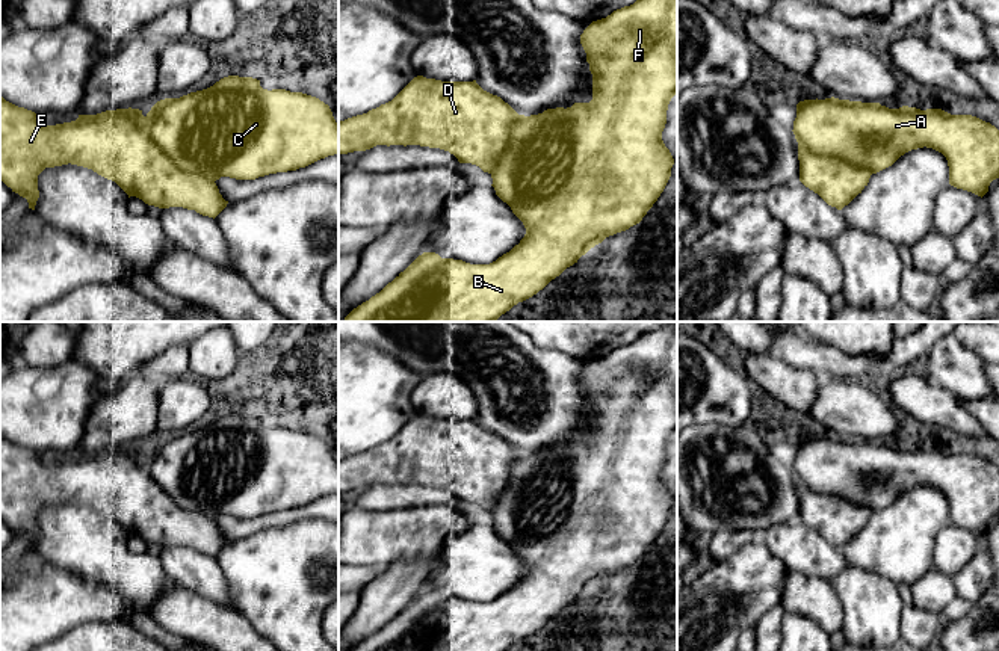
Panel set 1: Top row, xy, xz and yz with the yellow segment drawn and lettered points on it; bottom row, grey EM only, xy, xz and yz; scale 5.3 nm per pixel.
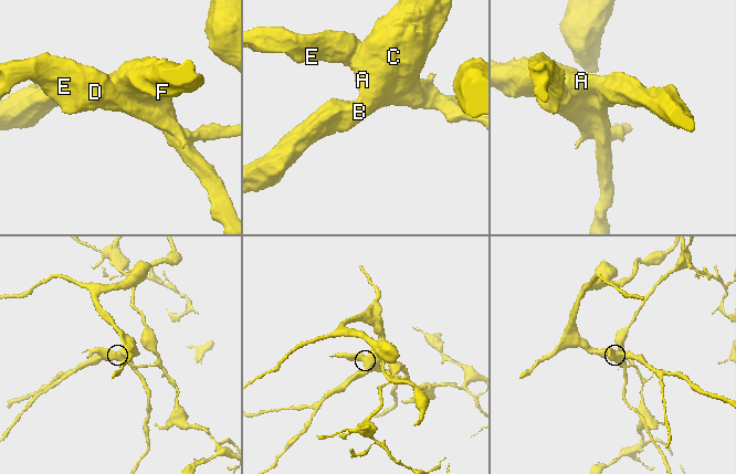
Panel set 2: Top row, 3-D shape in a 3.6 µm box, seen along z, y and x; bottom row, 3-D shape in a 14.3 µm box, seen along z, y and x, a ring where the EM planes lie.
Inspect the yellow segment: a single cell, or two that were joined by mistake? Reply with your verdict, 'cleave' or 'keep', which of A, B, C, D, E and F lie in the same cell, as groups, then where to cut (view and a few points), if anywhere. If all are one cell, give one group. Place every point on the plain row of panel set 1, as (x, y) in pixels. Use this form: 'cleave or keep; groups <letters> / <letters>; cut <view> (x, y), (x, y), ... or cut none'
keep; groups A B C D E F; cut none

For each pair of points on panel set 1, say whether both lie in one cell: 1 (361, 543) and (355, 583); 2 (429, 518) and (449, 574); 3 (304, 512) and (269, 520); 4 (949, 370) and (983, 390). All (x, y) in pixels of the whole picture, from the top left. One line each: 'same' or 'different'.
1: different
2: different
3: same
4: same

